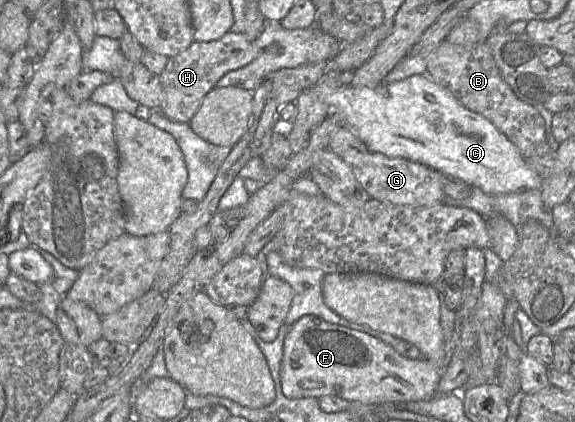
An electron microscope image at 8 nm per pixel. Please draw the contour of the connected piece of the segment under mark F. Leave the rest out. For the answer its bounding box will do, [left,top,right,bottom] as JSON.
[281,315,444,406]

